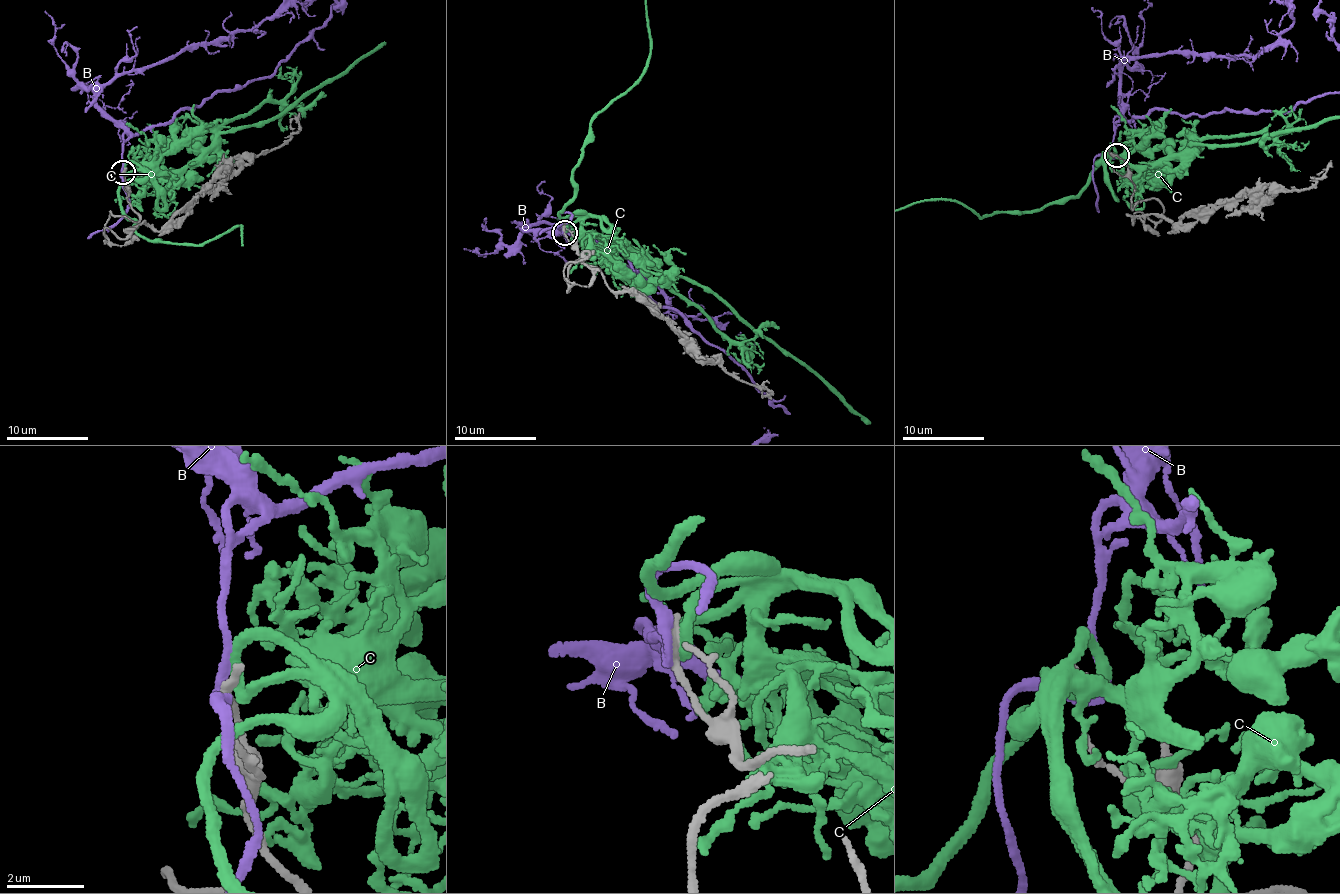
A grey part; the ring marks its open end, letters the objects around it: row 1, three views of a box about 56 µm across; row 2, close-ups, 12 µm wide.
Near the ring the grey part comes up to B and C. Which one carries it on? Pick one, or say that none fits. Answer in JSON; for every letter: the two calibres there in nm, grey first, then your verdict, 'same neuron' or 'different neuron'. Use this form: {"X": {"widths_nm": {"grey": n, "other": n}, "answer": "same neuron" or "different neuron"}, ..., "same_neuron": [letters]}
{"B": {"widths_nm": {"grey": 320, "other": 220}, "answer": "different neuron"}, "C": {"widths_nm": {"grey": 320, "other": 300}, "answer": "different neuron"}, "same_neuron": []}

